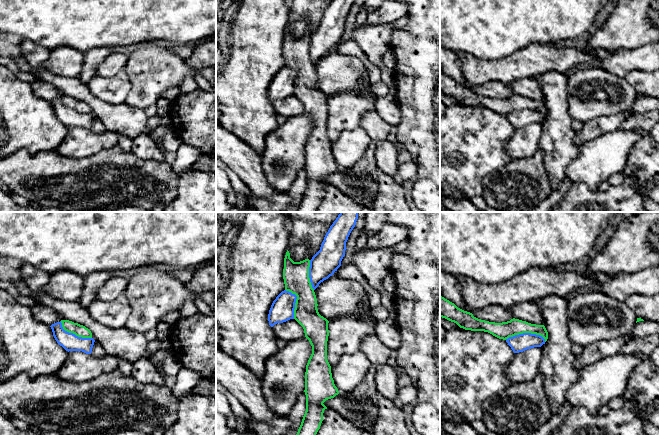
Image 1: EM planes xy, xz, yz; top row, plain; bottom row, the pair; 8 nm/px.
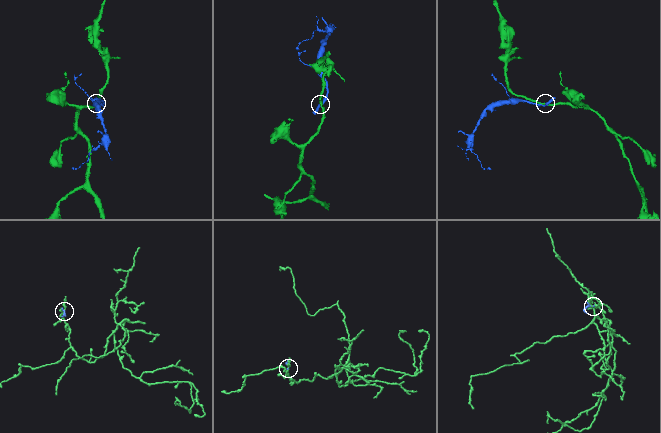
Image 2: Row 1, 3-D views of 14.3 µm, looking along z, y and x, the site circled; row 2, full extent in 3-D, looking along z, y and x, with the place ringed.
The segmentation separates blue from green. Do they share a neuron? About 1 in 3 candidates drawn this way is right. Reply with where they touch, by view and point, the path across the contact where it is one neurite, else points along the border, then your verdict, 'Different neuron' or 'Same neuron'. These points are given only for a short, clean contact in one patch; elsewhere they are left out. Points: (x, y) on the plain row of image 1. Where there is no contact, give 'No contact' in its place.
Touches blue at yz (526, 109). Different neuron

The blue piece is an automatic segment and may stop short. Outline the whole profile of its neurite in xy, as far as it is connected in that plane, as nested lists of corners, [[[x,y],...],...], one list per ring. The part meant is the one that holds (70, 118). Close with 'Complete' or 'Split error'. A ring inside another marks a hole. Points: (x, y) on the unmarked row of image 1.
[[[61,97],[52,100],[50,103],[55,116],[66,127],[82,127],[86,130],[91,130],[95,118],[93,114],[82,114],[65,107]]]. Complete

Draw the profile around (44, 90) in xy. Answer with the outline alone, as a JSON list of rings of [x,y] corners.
[[[36,79],[33,83],[31,83],[31,88],[37,97],[48,102],[62,96],[61,91],[54,87],[51,83],[39,79]]]

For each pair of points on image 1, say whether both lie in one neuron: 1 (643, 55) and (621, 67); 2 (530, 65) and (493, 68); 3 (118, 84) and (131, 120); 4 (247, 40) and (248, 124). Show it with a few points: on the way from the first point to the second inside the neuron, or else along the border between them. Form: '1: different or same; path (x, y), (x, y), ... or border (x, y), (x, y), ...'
1: same; path (638, 59), (626, 62)
2: same; path (521, 65), (502, 68)
3: different; border (101, 99), (112, 103), (124, 102)
4: same; path (247, 61), (247, 103)

